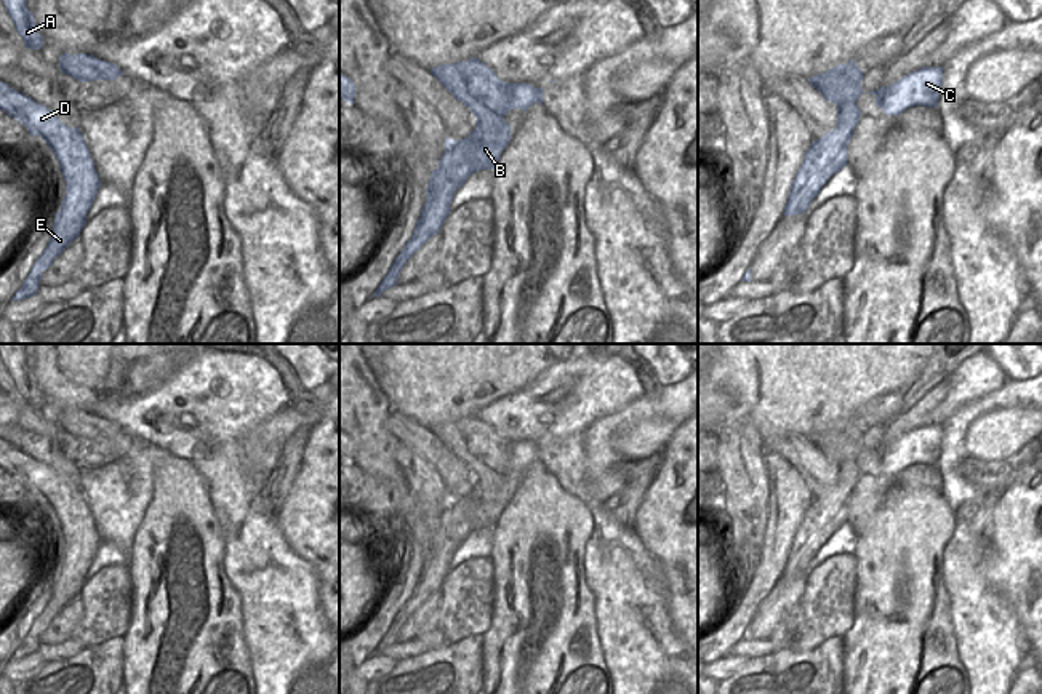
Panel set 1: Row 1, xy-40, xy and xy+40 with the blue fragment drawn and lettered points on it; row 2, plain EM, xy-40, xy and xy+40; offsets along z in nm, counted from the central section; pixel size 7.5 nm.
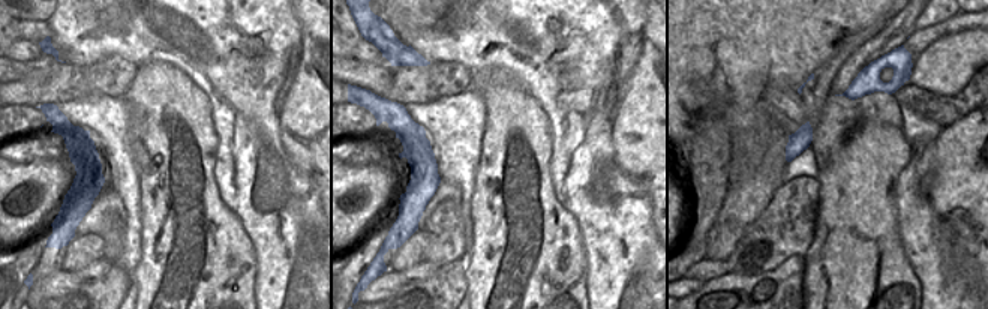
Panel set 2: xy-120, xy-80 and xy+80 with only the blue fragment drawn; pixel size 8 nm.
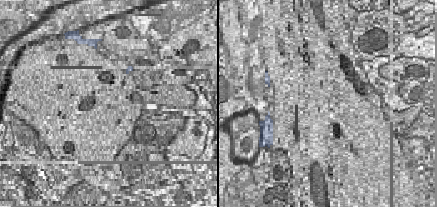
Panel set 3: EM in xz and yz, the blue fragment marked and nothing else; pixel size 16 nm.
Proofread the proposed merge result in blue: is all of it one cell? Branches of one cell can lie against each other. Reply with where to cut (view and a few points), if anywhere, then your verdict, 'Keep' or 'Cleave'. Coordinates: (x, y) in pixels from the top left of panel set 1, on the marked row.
Split along xy (444, 152), (445, 175), (456, 187). Cleave.

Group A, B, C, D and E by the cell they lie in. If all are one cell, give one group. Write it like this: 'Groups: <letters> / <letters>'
Groups: A B C / D E.

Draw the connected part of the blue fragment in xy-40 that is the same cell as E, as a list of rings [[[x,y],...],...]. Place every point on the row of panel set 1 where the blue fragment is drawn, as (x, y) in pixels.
[[[0,82],[0,110],[21,122],[30,136],[40,134],[59,162],[66,197],[54,216],[53,235],[11,301],[37,294],[42,272],[80,235],[94,201],[99,177],[78,128],[67,128],[53,110]]]

